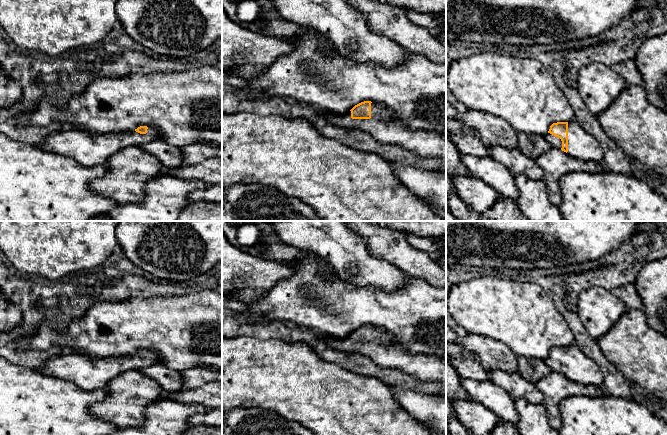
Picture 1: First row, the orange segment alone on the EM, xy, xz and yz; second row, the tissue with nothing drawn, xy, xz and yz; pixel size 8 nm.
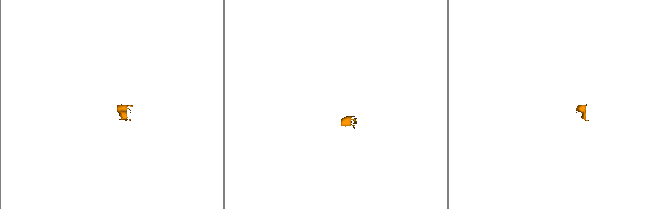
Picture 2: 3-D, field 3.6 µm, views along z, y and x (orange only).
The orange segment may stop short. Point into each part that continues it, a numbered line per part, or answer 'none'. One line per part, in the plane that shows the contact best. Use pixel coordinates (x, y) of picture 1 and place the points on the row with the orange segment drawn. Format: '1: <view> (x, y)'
1: xz (380, 126)

